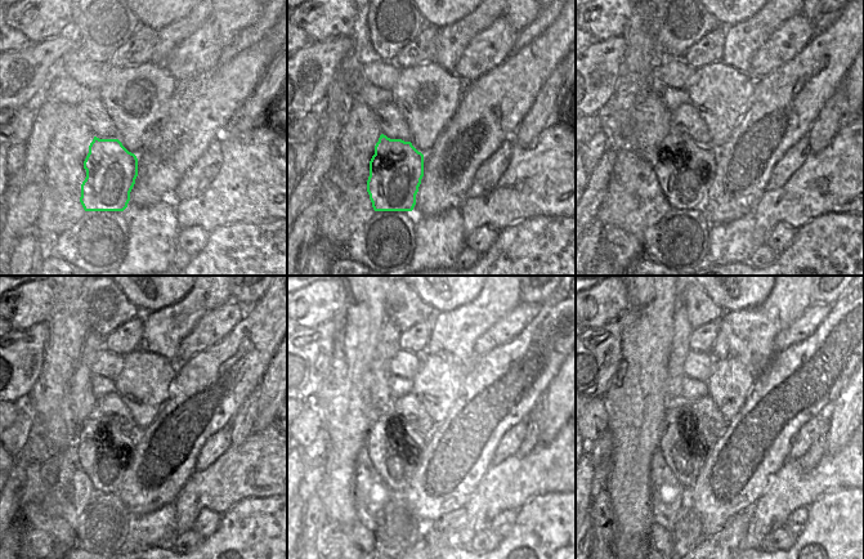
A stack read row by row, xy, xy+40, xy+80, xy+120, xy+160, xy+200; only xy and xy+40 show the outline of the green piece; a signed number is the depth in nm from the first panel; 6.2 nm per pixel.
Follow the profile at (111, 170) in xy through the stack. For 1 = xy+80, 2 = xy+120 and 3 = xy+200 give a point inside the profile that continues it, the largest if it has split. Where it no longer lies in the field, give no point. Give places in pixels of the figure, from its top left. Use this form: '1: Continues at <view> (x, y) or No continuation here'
1: Continues at xy+80 (684, 170)
2: Continues at xy+120 (103, 452)
3: Continues at xy+200 (683, 450).

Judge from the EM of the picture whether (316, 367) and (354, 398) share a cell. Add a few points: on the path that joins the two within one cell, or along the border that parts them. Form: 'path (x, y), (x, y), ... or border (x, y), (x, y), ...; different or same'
border (332, 345), (328, 371), (312, 401); different

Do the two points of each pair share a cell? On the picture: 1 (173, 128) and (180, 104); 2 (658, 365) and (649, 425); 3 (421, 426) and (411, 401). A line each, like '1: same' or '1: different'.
1: different
2: same
3: same

